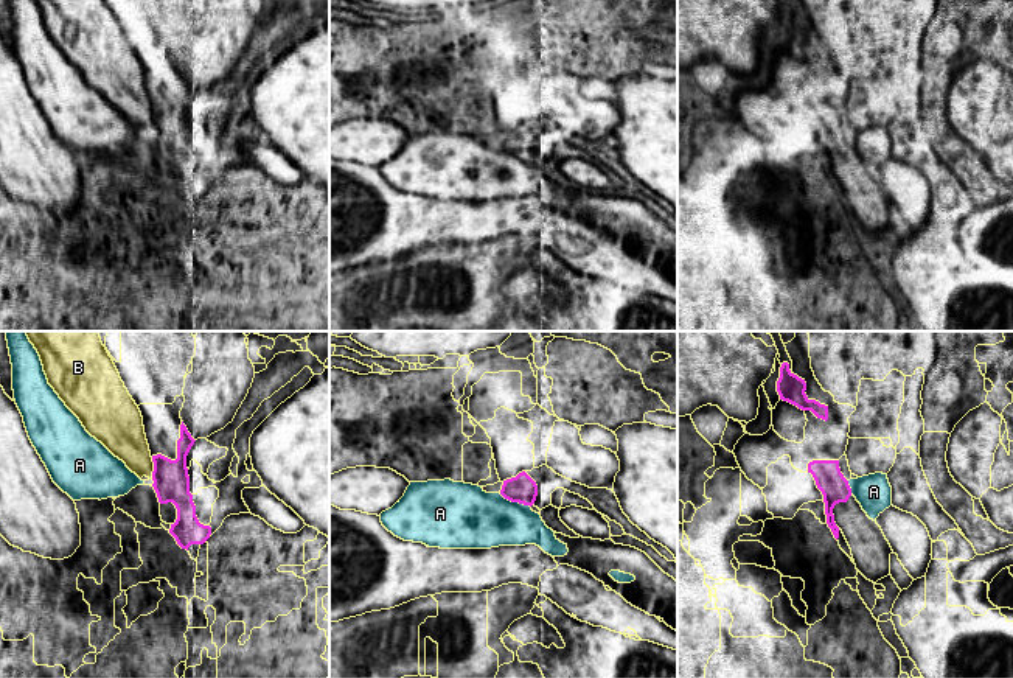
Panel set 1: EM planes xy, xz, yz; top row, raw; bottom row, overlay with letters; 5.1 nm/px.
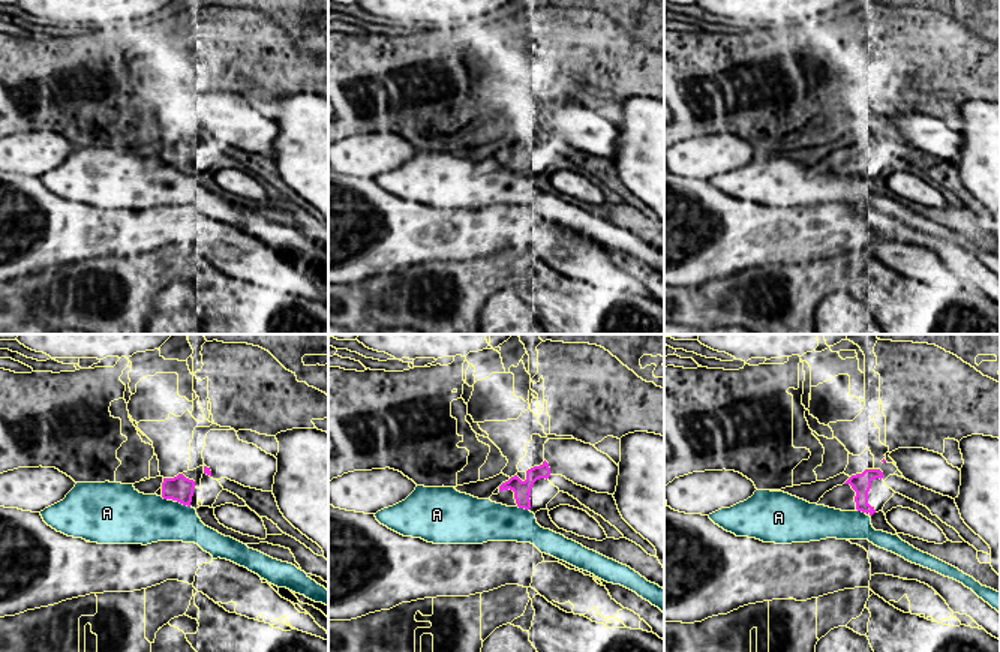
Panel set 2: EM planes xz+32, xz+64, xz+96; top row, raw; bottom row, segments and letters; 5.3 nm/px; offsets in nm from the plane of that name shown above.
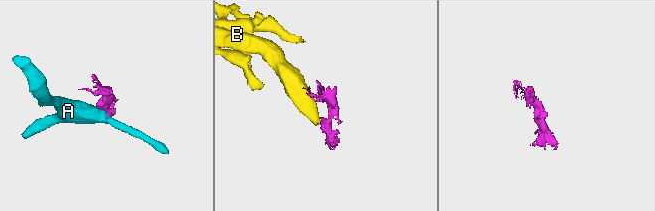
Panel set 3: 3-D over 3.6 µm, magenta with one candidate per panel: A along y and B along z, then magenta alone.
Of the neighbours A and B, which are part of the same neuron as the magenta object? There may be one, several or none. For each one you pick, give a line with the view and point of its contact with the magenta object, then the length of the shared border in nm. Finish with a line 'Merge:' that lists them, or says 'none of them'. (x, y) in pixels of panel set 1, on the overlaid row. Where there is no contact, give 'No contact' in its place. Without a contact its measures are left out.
Merge: none of them

